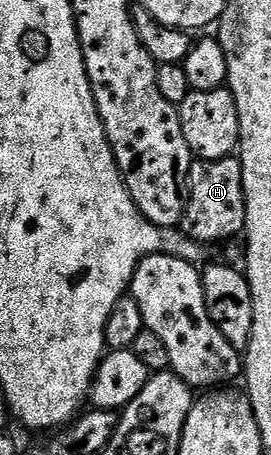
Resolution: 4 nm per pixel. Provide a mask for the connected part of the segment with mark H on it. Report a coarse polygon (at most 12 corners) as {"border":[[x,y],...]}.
{"border":[[239,158],[193,162],[179,230],[211,245],[241,234]]}

